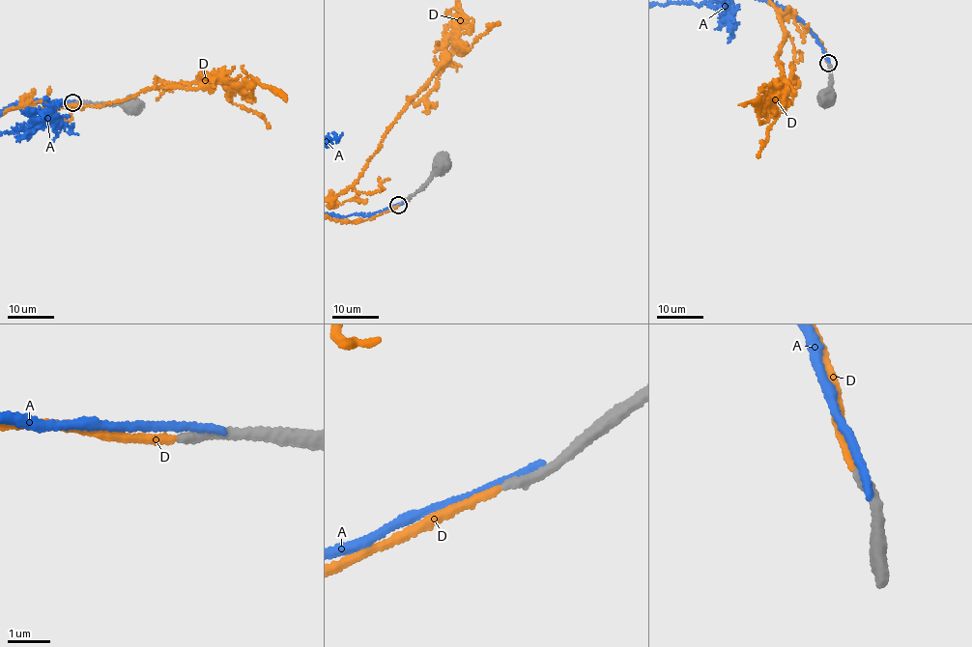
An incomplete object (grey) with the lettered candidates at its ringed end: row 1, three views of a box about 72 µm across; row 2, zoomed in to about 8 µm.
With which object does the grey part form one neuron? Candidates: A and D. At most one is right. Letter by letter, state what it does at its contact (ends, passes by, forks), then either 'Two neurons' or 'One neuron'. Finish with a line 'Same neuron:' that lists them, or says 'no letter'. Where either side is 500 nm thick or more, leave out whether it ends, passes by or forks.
A: It ends there. Two neurons
D: It ends there. One neuron
Same neuron: D

